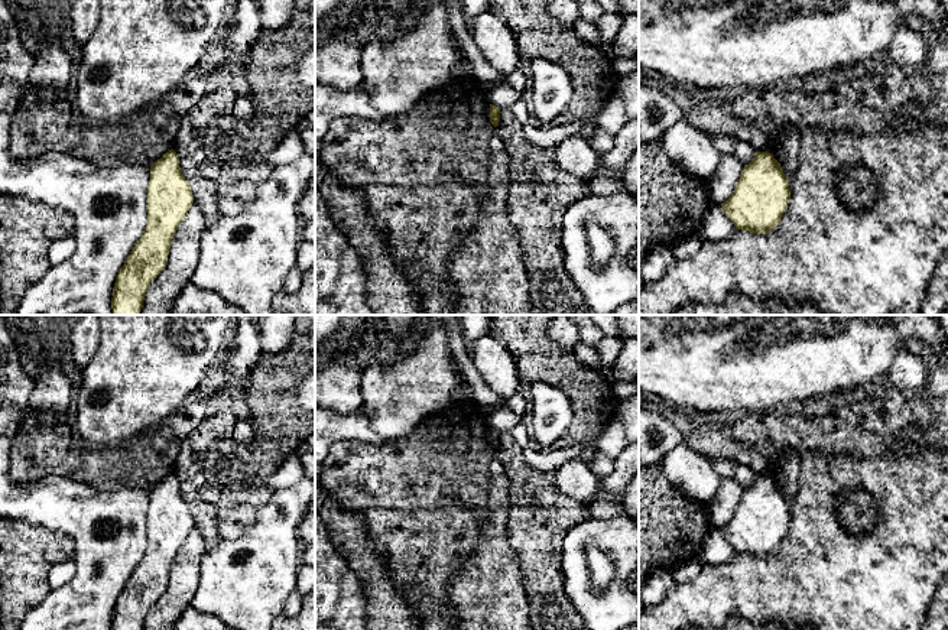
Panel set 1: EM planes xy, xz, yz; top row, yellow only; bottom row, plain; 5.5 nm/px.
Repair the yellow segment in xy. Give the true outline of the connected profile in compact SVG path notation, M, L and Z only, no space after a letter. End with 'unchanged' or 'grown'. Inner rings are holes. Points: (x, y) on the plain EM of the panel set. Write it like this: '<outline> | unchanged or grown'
M173 472L150 490L147 549L120 592L111 630L143 630L150 607L166 591L172 562L194 527Z | unchanged

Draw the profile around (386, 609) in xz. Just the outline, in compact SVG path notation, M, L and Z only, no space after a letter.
M316 475L315 507L325 523L329 538L338 553L347 561L357 575L366 595L366 624L369 630L422 630L421 616L412 608L395 587L395 579L387 572L383 553L374 546L367 525L358 514L341 509L327 494Z

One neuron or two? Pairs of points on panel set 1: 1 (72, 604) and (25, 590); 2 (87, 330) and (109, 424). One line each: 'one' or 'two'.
1: two
2: two

